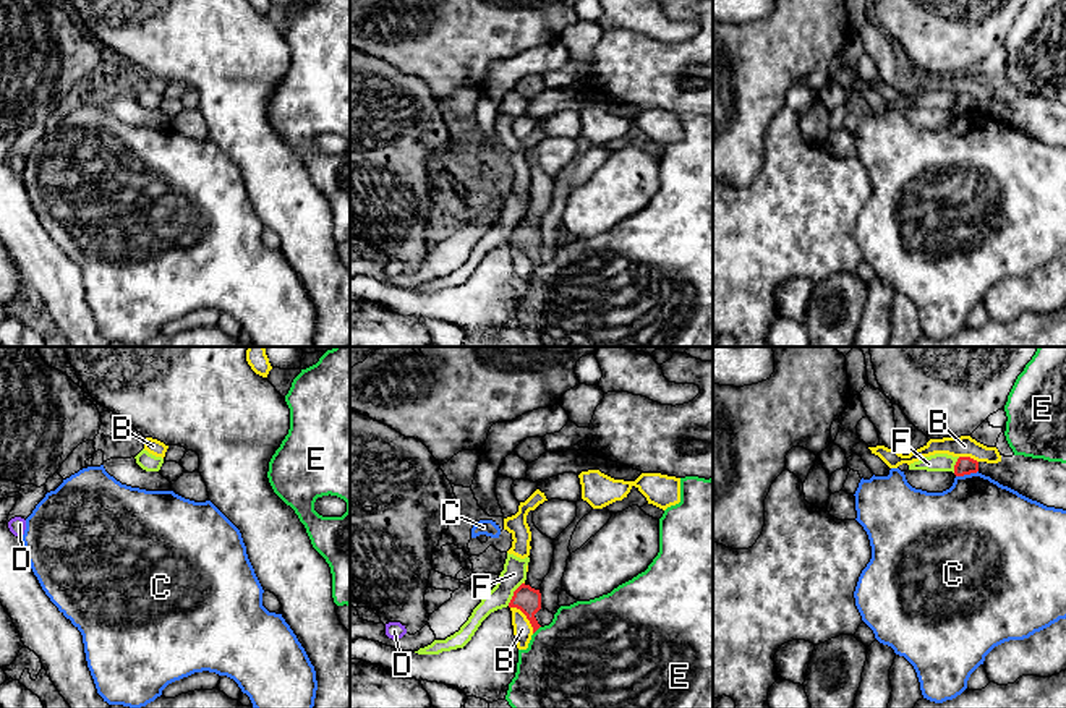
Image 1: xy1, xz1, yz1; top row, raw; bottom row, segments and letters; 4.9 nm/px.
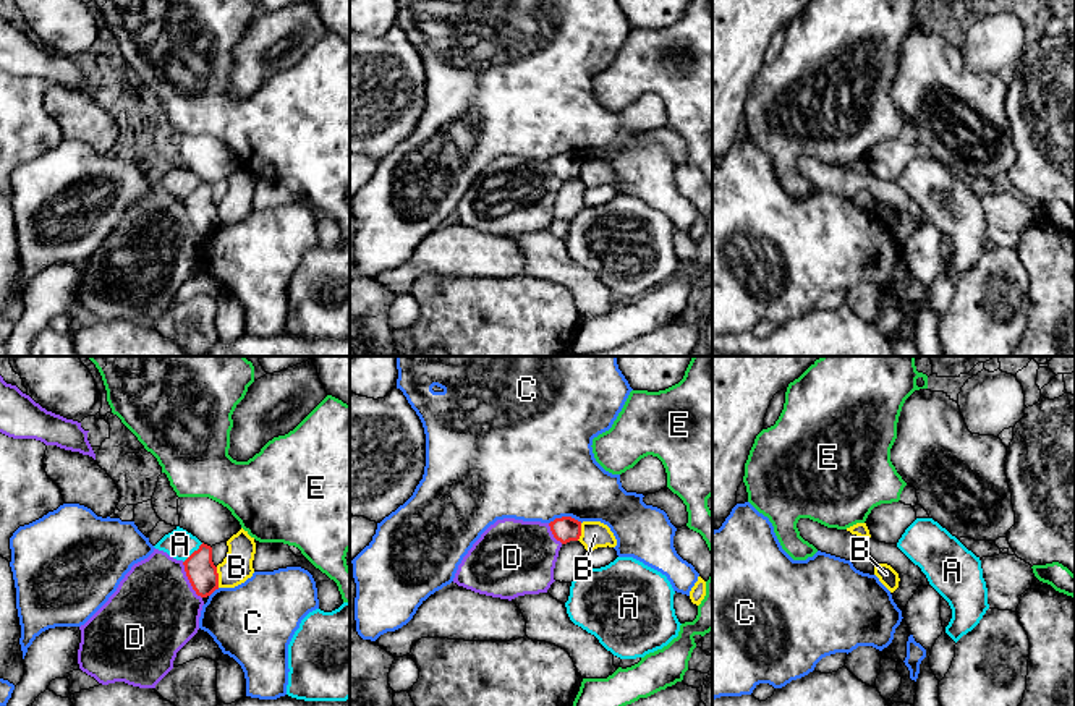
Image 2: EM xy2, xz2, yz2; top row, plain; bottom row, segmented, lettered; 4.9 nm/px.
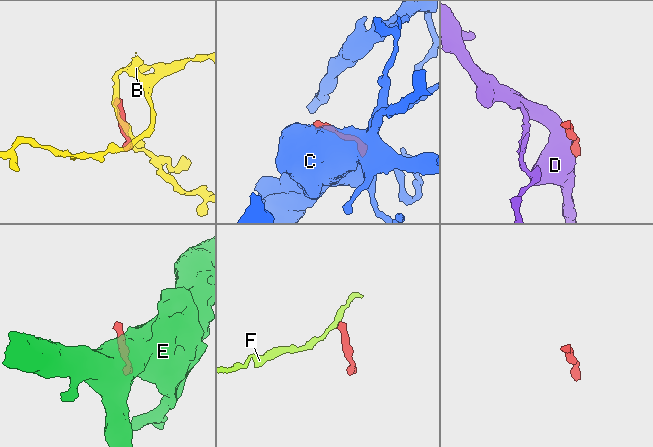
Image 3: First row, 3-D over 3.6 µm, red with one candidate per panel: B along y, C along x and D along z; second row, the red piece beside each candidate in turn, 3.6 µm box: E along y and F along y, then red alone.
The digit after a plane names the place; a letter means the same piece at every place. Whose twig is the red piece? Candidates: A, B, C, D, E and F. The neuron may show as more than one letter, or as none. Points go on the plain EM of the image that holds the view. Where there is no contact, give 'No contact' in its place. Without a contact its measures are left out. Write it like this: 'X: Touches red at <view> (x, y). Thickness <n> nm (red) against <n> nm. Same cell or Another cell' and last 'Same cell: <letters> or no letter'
A: Touches red at xy2 (193, 190). Thickness 150 nm (red) against 150 nm. Another cell
B: Touches red at xz1 (527, 255). Thickness 130 nm (red) against 100 nm. Another cell
C: Touches red at xz2 (565, 154). Thickness 120 nm (red) against 480 nm. Another cell
D: Touches red at xy2 (188, 216). Thickness 150 nm (red) against 440 nm. Another cell
E: Touches red at xz1 (537, 266). Thickness 130 nm (red) against 480 nm. Another cell
F: Touches red at xz1 (514, 230). Thickness 130 nm (red) against 120 nm. Another cell
Same cell: no letter

